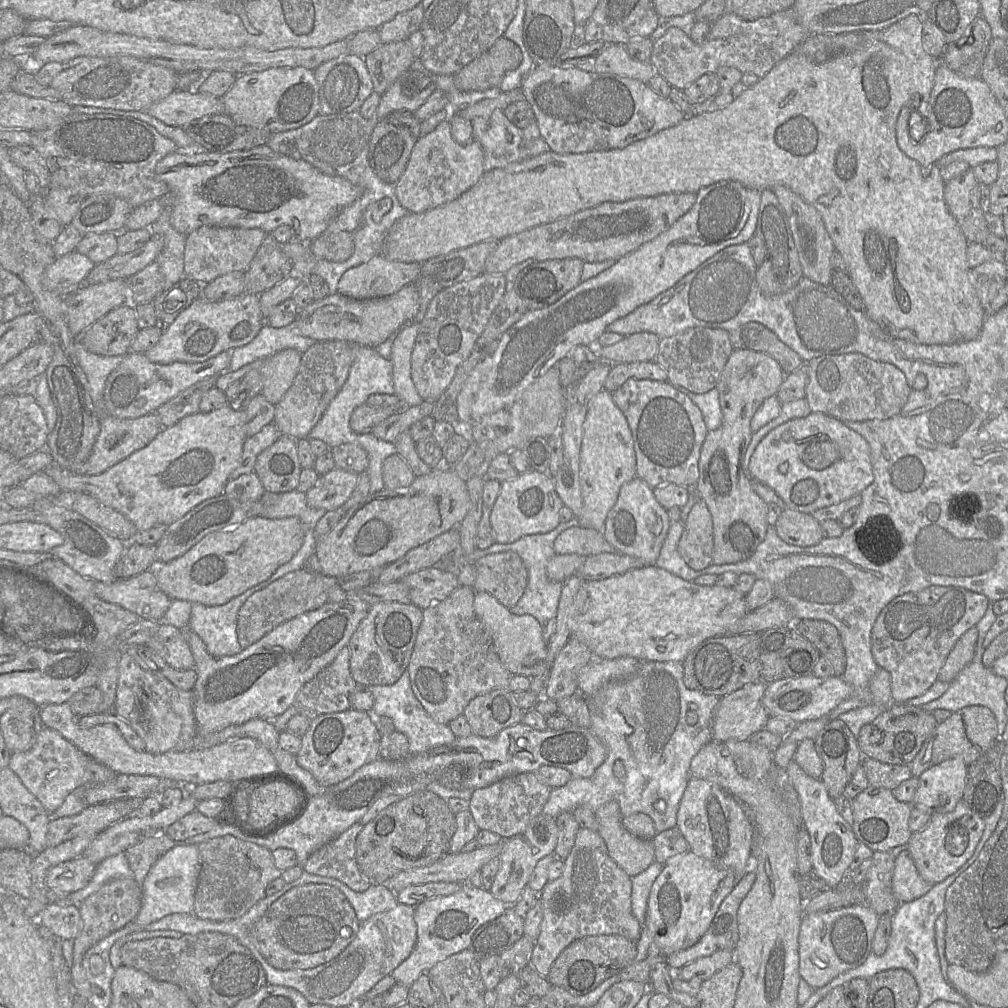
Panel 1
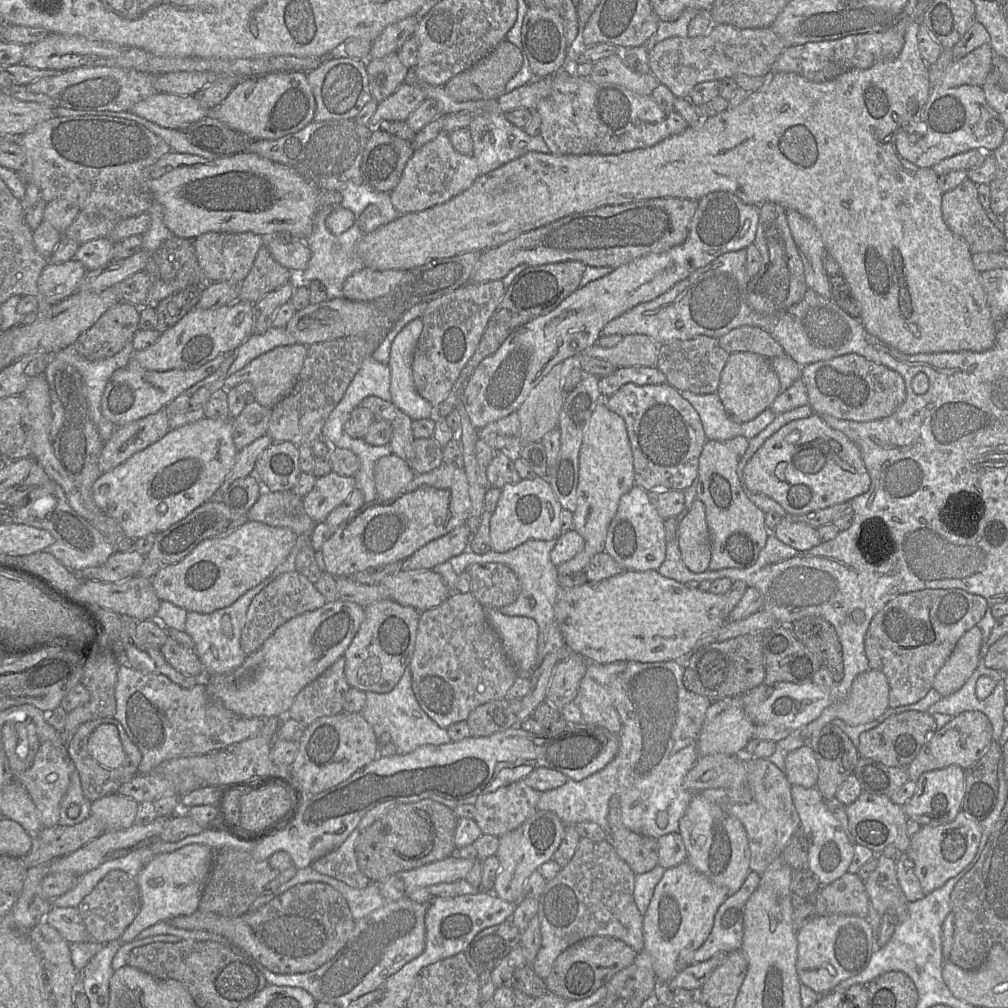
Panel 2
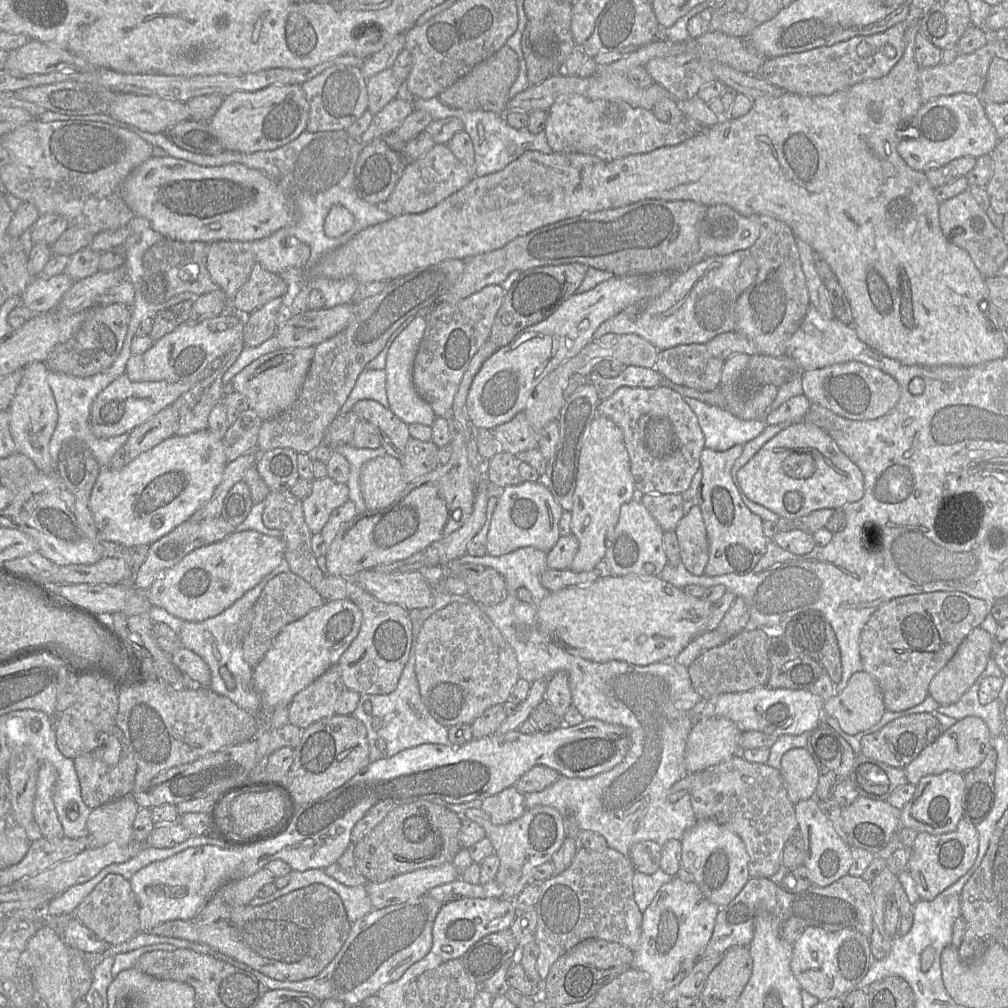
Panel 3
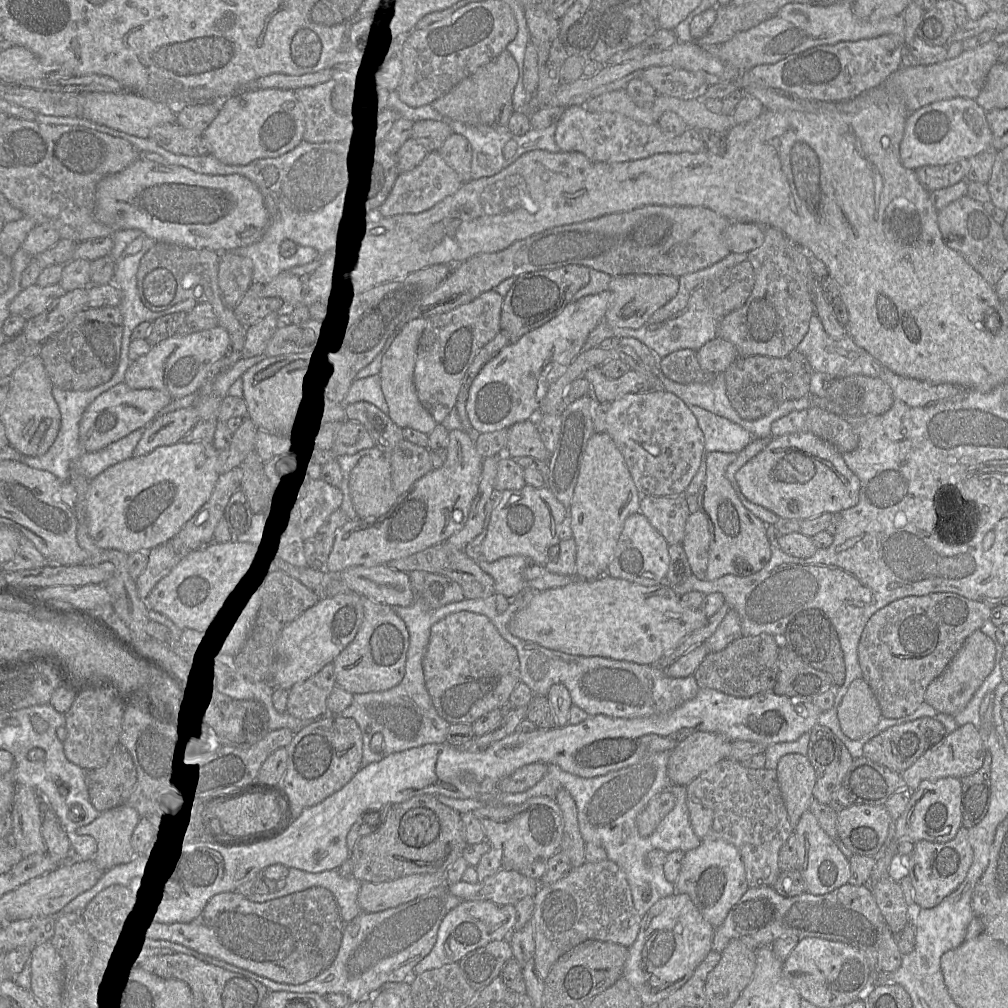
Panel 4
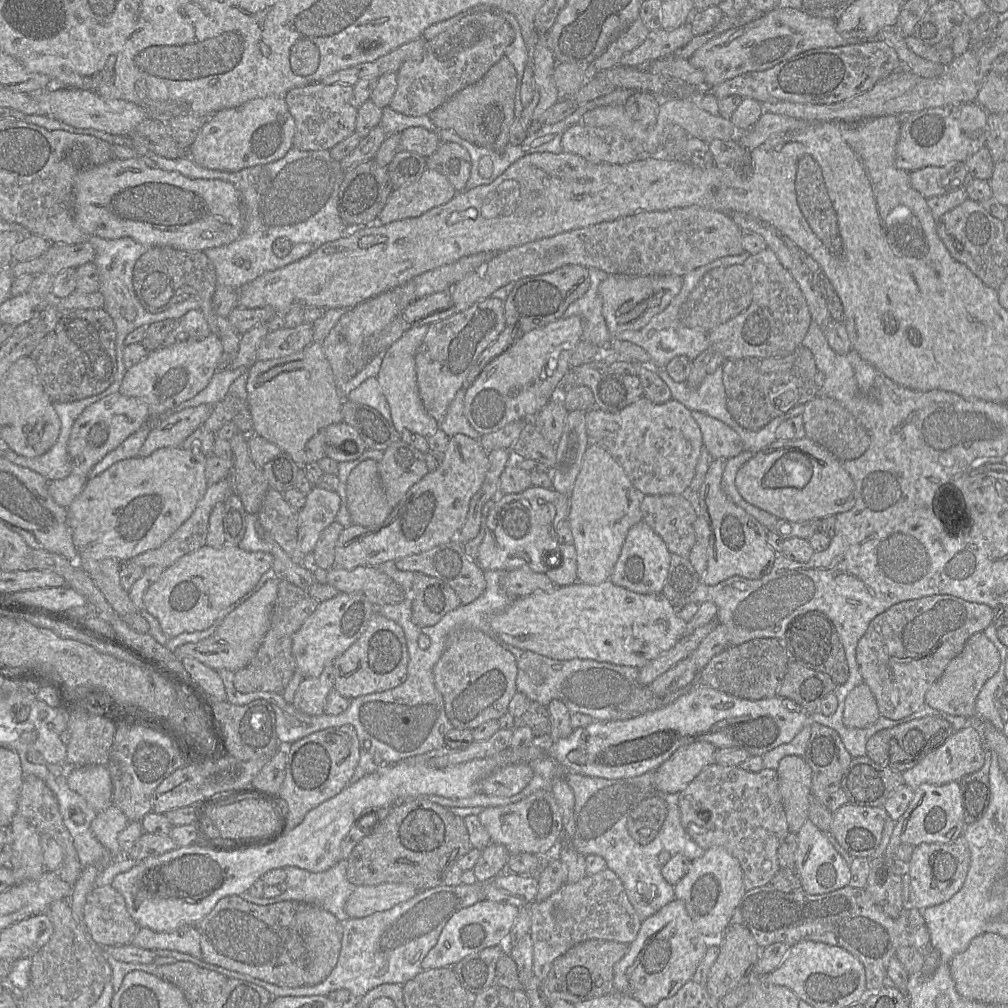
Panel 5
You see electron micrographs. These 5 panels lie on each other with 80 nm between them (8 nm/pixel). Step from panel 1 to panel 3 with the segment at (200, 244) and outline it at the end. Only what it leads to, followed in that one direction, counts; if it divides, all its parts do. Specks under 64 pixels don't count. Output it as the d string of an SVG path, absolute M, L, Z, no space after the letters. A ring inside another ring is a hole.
M216 241L208 246L207 269L214 283L231 300L247 281L255 255L252 241Z

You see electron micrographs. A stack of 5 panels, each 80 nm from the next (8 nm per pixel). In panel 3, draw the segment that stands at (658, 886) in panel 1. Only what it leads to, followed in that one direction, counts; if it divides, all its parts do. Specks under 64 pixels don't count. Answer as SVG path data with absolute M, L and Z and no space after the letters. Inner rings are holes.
M677 876L659 889L643 913L640 943L632 962L632 967L648 974L653 997L662 996L690 973L709 943L719 909L703 895L696 884L682 881Z

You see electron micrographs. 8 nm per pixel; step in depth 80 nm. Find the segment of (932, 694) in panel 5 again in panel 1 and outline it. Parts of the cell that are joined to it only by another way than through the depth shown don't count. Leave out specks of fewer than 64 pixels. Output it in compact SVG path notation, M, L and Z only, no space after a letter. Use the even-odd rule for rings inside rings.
M972 627L958 639L938 673L938 680L951 683L959 672L972 661L977 637L978 630Z

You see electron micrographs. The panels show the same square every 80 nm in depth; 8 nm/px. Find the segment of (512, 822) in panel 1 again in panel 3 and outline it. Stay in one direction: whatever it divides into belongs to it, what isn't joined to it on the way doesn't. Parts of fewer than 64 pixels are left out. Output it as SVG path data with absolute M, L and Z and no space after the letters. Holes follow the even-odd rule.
M514 786L508 787L496 795L485 798L481 810L489 816L493 824L507 824L524 814L524 795Z

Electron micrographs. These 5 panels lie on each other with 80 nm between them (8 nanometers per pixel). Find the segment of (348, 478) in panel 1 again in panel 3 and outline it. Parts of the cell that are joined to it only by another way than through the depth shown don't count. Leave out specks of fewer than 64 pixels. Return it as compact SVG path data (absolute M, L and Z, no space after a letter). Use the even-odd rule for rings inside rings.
M328 476L322 479L314 479L312 481L311 494L302 500L304 519L312 535L321 533L331 513L348 500L349 488L347 483L338 483Z

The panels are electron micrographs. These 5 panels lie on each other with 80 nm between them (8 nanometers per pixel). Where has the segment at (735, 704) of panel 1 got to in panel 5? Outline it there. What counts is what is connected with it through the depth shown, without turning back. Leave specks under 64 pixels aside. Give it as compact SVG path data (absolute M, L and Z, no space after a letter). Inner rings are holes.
M705 741L680 747L654 771L655 792L661 795L680 793L704 768L715 763L716 750Z

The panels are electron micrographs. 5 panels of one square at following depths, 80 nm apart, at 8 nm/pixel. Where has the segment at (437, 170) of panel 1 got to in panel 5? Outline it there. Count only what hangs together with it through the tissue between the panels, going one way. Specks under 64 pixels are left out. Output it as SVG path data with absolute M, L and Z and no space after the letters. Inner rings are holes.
M426 168L416 181L393 189L377 217L379 224L418 217L450 201L457 193L446 176Z

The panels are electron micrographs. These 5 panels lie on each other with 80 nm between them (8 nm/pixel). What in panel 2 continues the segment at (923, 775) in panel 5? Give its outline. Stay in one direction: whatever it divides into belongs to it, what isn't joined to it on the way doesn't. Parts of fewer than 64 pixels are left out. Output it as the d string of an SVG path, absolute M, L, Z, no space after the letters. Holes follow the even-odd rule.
M964 711L953 716L947 724L928 737L916 757L907 766L909 778L917 782L922 773L953 764L966 769L985 754L992 741L992 725L988 717L980 711Z

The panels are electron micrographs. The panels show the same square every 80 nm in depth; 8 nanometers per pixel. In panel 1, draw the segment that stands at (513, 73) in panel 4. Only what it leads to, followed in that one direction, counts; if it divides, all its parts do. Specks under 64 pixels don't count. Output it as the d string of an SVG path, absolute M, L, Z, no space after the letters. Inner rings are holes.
M501 36L486 52L453 75L454 84L462 91L499 87L505 75L521 65L522 59L518 45Z

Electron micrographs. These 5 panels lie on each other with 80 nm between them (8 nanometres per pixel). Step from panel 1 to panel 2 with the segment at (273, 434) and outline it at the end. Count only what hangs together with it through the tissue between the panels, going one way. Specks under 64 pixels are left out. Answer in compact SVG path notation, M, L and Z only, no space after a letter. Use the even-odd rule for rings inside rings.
M266 433L239 451L233 467L227 473L220 488L209 501L222 501L225 492L236 479L254 474L258 457L273 443L272 438Z

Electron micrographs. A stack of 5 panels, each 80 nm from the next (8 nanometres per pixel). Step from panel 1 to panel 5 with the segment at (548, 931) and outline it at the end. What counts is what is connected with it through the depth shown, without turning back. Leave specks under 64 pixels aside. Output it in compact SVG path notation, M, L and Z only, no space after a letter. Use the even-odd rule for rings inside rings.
M608 868L594 875L586 875L576 883L565 883L548 899L534 901L529 907L533 973L542 982L553 962L575 945L588 940L607 940L630 945L637 938L642 923L621 880Z

